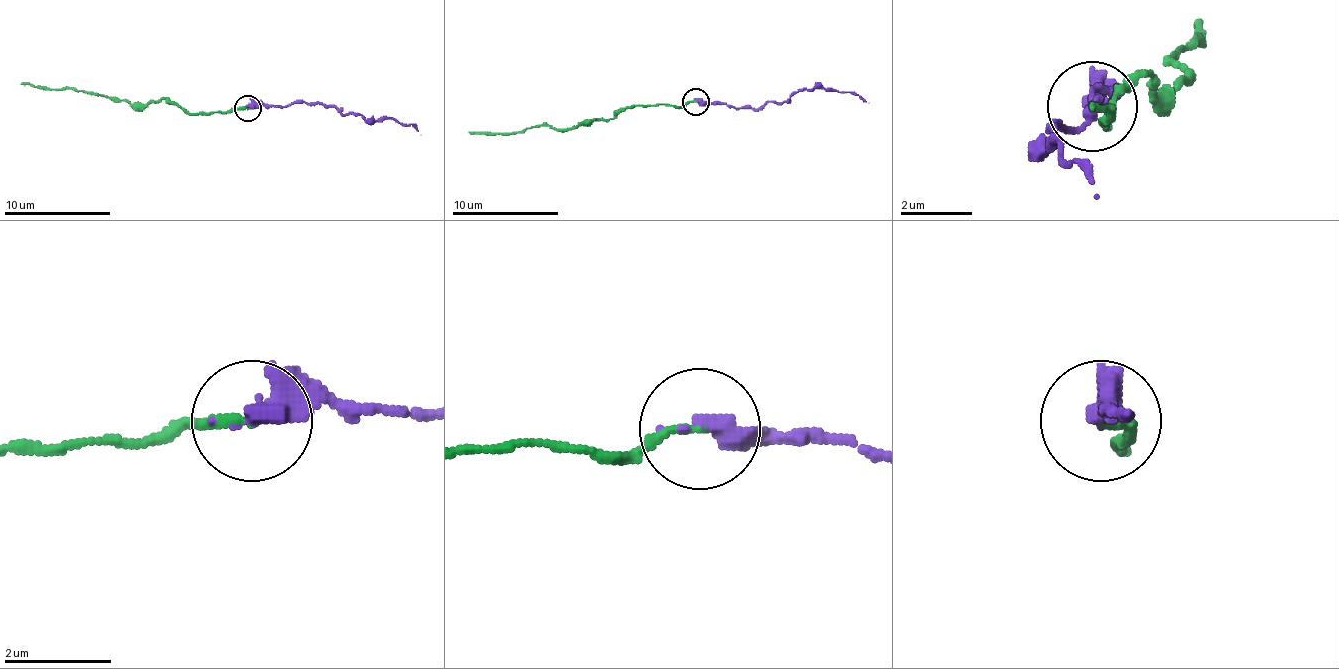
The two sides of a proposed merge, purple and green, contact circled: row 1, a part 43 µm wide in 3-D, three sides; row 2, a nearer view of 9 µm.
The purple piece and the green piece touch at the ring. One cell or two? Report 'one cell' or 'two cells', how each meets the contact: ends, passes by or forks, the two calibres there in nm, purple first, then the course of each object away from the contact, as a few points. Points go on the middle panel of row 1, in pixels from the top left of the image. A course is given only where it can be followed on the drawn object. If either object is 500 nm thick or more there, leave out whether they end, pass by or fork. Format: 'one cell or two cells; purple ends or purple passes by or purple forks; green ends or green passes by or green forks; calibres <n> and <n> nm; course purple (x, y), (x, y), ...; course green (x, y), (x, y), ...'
one cell; purple ends; green ends; calibres 480 and 160 nm; course purple (695, 102), (761, 110), (769, 102), (785, 102), (793, 94), (815, 89), (844, 91), (868, 102); course green (695, 102), (679, 107), (633, 105), (612, 118), (583, 121), (569, 129), (532, 126), (492, 134), (468, 131)

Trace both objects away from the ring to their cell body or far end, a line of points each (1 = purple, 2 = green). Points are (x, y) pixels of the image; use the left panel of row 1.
1: (247, 109), (321, 103), (345, 114), (361, 114), (367, 119), (396, 119), (412, 125), (420, 135)
2: (247, 109), (185, 114), (164, 98), (135, 106), (73, 87), (44, 90), (20, 85)

